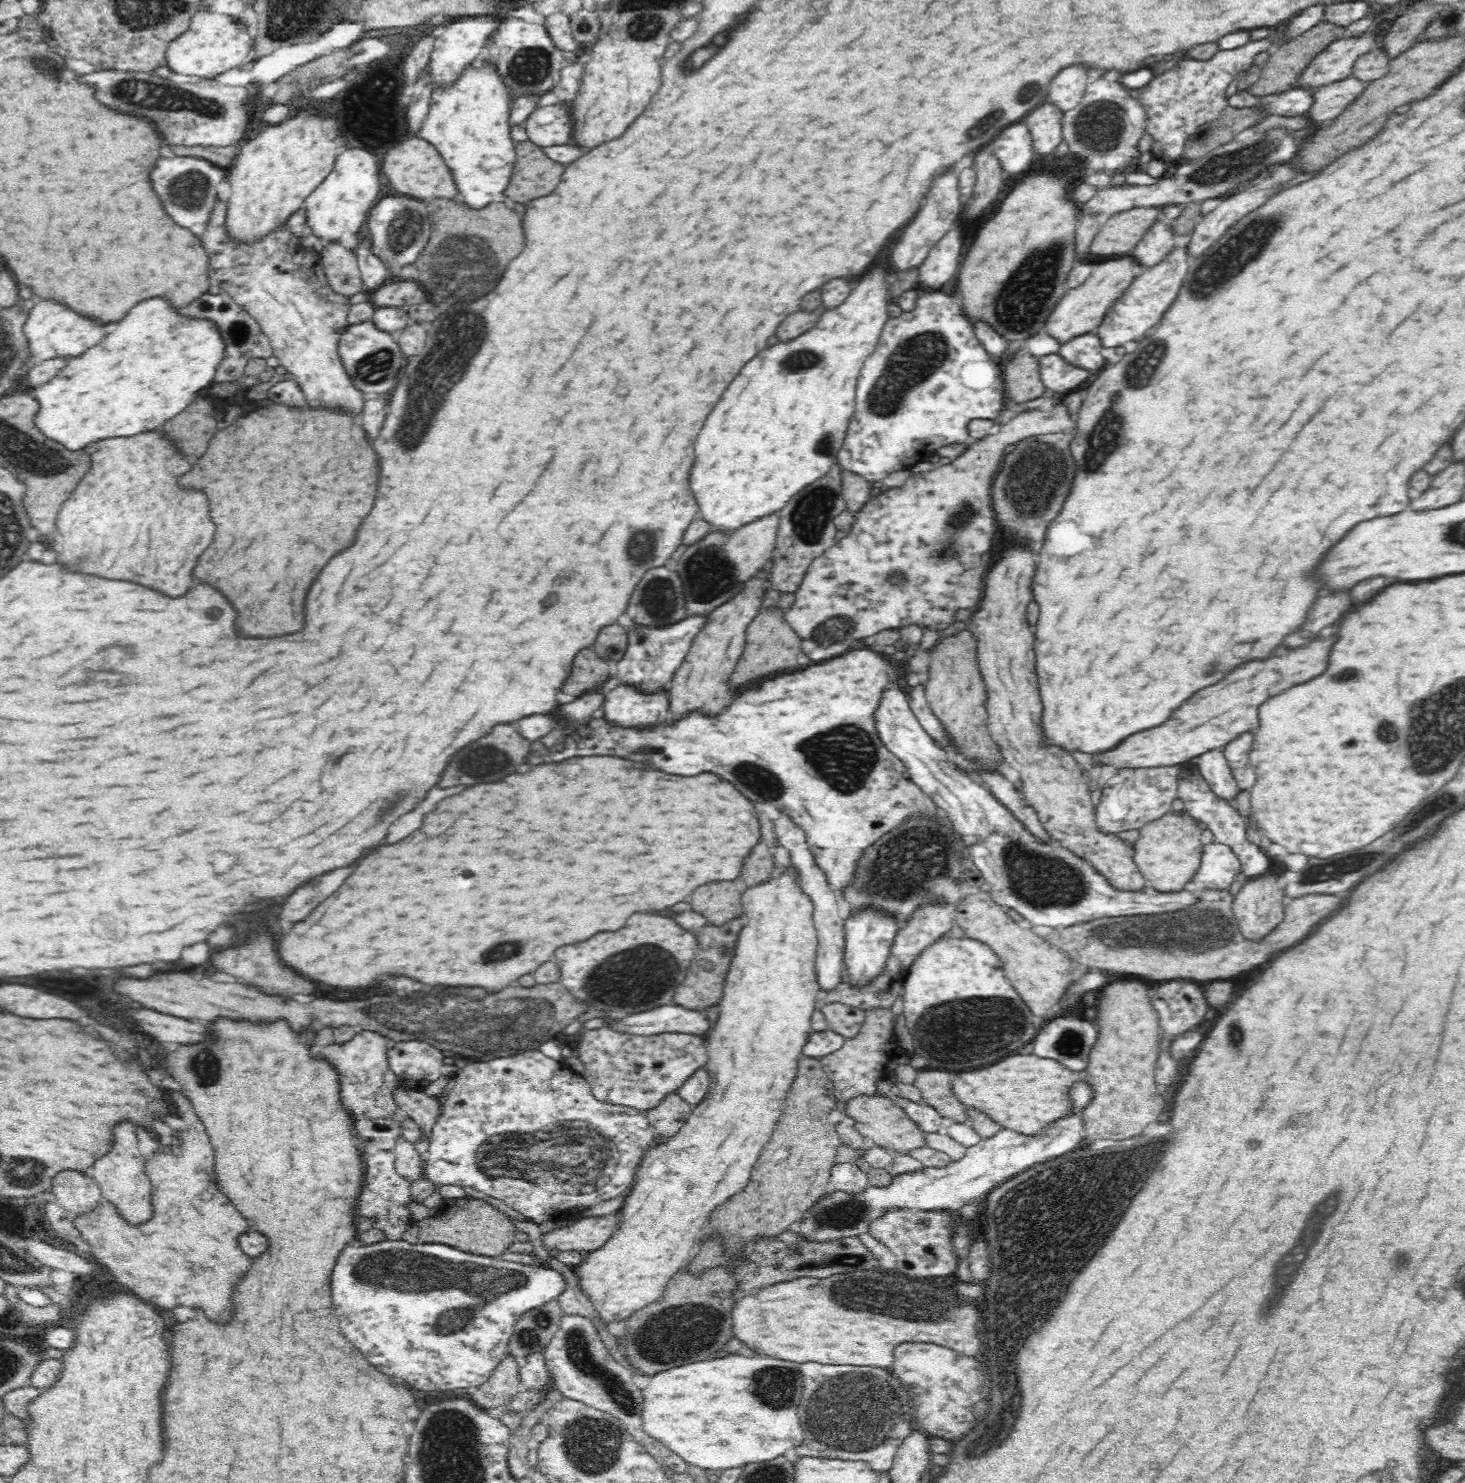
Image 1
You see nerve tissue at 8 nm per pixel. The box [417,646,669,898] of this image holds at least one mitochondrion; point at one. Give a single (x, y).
(484, 760)

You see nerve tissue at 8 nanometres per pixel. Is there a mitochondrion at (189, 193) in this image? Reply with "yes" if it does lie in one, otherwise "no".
yes

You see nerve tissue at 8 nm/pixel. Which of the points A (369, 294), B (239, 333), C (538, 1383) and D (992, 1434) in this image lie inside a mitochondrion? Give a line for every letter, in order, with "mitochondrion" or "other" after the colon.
A: other
B: mitochondrion
C: other
D: mitochondrion

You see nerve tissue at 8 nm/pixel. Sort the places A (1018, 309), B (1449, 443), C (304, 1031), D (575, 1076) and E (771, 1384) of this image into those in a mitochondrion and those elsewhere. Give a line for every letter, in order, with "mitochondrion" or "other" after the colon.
A: mitochondrion
B: other
C: other
D: other
E: mitochondrion

